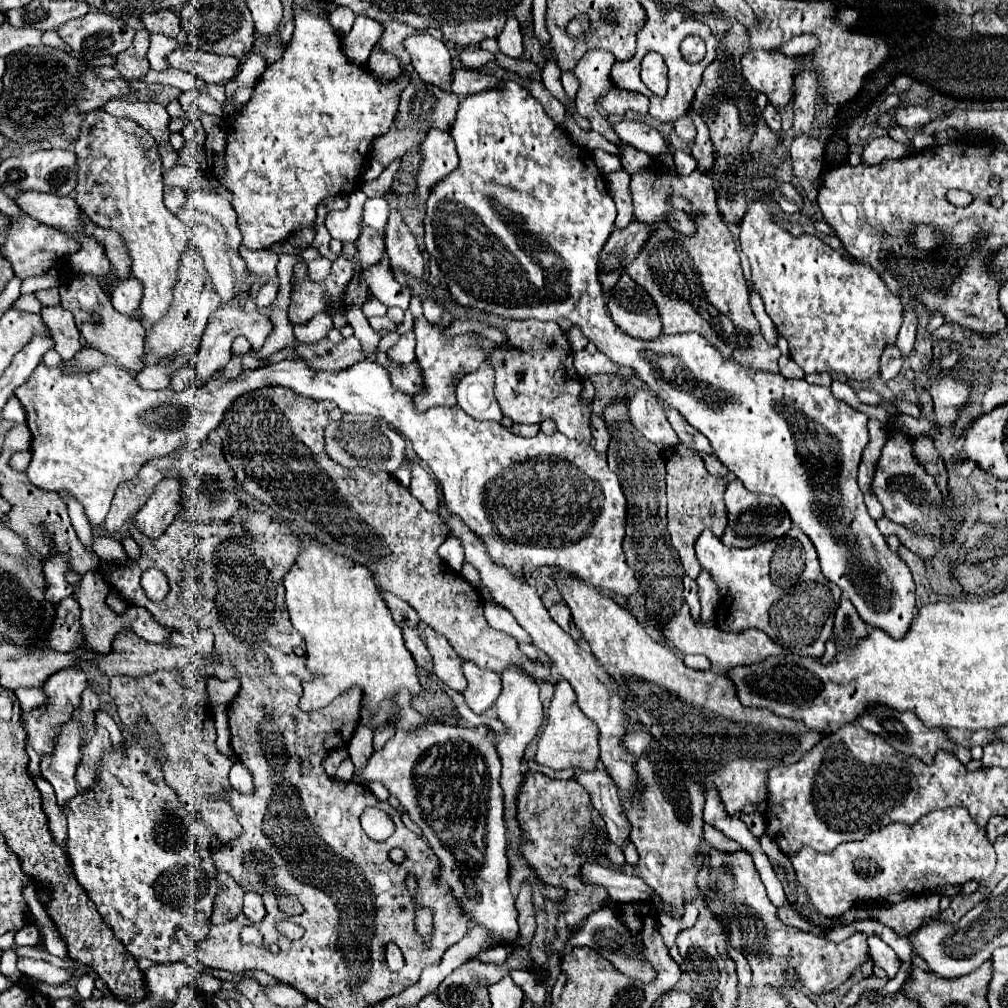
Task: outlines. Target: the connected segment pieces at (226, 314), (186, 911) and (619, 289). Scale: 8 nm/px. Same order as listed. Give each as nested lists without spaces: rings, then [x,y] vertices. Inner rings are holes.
[[[234,298],[231,302],[227,302],[227,304],[223,304],[217,312],[213,312],[213,314],[209,316],[209,324],[207,324],[207,328],[205,328],[205,332],[203,332],[201,350],[199,350],[199,354],[197,354],[197,358],[195,358],[195,370],[191,370],[191,368],[187,368],[187,366],[185,366],[185,368],[179,368],[179,370],[171,376],[171,388],[177,390],[177,392],[179,392],[179,390],[185,390],[191,378],[197,376],[197,378],[205,380],[205,378],[209,378],[211,374],[223,370],[225,364],[229,362],[231,342],[233,342],[237,336],[247,336],[249,342],[251,342],[251,346],[253,346],[253,350],[259,350],[259,348],[263,346],[265,338],[271,334],[271,330],[273,330],[273,324],[269,322],[267,316],[263,316],[263,314],[259,314],[259,312],[241,311],[237,304],[237,298]]]
[[[147,722],[139,724],[141,740],[127,742],[127,756],[105,752],[97,786],[69,800],[65,808],[69,826],[69,856],[75,878],[87,890],[97,912],[123,942],[133,958],[149,958],[155,964],[183,962],[209,934],[213,898],[217,894],[217,868],[211,858],[211,832],[205,822],[185,810],[179,796],[165,784],[157,760],[159,744]]]
[[[621,274],[619,282],[613,286],[607,310],[613,322],[633,338],[651,340],[661,336],[663,326],[653,298],[643,286],[635,284],[629,274]]]

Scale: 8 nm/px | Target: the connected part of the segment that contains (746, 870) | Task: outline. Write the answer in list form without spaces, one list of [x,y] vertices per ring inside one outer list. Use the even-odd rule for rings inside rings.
[[[707,846],[705,850],[699,850],[699,854],[703,858],[703,868],[707,868],[711,876],[709,886],[701,888],[701,894],[705,896],[705,902],[713,910],[715,918],[719,918],[719,922],[727,926],[729,946],[743,952],[743,956],[749,960],[753,970],[749,986],[781,988],[785,982],[783,974],[793,968],[797,982],[819,996],[839,988],[857,968],[855,964],[863,962],[867,952],[867,934],[857,932],[847,940],[835,944],[821,936],[807,934],[795,930],[793,926],[781,924],[781,920],[777,918],[777,907],[767,898],[753,858],[745,850],[729,854]]]

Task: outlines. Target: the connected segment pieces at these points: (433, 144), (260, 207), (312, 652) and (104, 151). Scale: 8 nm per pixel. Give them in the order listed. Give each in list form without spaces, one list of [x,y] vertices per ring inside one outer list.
[[[429,130],[425,142],[421,144],[421,170],[417,176],[419,192],[425,194],[433,184],[437,184],[441,178],[445,178],[449,172],[453,172],[459,166],[459,158],[455,152],[455,142],[449,132],[441,130]]]
[[[295,12],[295,30],[283,58],[263,72],[243,112],[227,124],[227,176],[219,180],[219,184],[233,194],[233,208],[239,216],[243,244],[249,250],[285,242],[295,230],[313,224],[315,208],[327,196],[351,194],[361,186],[359,170],[365,164],[365,154],[371,150],[373,140],[385,134],[393,124],[399,94],[409,80],[409,74],[401,72],[391,84],[381,82],[367,66],[361,68],[345,58],[341,38],[331,28],[329,16]]]
[[[309,544],[301,548],[295,564],[283,578],[287,590],[287,610],[291,616],[291,624],[305,636],[307,642],[307,668],[315,674],[311,682],[303,686],[303,696],[299,708],[309,712],[327,706],[341,692],[353,688],[355,684],[363,690],[367,704],[365,710],[375,712],[385,698],[395,698],[399,688],[407,688],[411,696],[421,694],[421,684],[417,680],[417,666],[403,644],[401,628],[395,624],[387,604],[383,602],[381,590],[375,584],[373,574],[367,566],[351,562],[351,558],[335,554],[327,550],[323,544]]]
[[[93,110],[85,114],[79,138],[75,140],[75,154],[79,166],[75,202],[97,226],[113,228],[123,236],[125,246],[129,248],[129,256],[133,260],[131,274],[145,286],[141,300],[143,320],[153,326],[163,314],[167,314],[173,302],[173,286],[177,282],[179,260],[191,242],[191,232],[187,230],[187,226],[163,204],[163,166],[157,152],[157,142],[147,130],[143,130],[135,122],[111,116],[105,110]]]

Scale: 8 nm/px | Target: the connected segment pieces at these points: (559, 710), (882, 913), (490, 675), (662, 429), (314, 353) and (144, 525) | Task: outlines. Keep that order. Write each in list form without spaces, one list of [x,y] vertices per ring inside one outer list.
[[[559,680],[555,684],[555,696],[551,700],[547,714],[549,718],[539,738],[535,762],[549,766],[553,770],[565,770],[565,768],[579,768],[587,772],[595,770],[599,762],[599,730],[595,722],[591,722],[577,706],[575,690],[571,690],[571,684],[567,680]]]
[[[919,896],[919,898],[907,898],[887,908],[869,908],[869,910],[853,908],[845,914],[841,922],[849,924],[853,920],[867,920],[871,916],[873,920],[879,920],[889,928],[893,928],[899,936],[909,936],[937,912],[939,912],[939,896]]]
[[[465,662],[463,672],[469,682],[463,698],[475,714],[483,714],[501,692],[501,676],[491,670],[481,670],[473,662]]]
[[[641,388],[637,396],[629,400],[629,416],[633,426],[653,444],[659,448],[673,448],[679,438],[671,424],[665,418],[663,404],[653,396],[651,390]]]
[[[353,336],[343,340],[343,344],[339,344],[339,346],[329,342],[329,338],[321,340],[315,346],[299,344],[297,352],[299,352],[301,358],[305,358],[313,366],[313,370],[339,372],[339,370],[349,368],[355,362],[365,360],[365,356],[361,354],[361,346],[359,346],[359,342]]]
[[[177,476],[163,478],[153,496],[145,502],[145,506],[137,512],[135,524],[149,538],[159,538],[167,526],[175,520],[183,502],[183,484]]]

